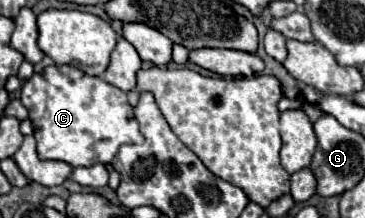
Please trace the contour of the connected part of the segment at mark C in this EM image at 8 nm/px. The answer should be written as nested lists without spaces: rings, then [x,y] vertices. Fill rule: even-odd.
[[[51,65],[27,79],[21,87],[21,103],[29,109],[29,119],[33,123],[33,135],[37,139],[37,151],[41,159],[65,161],[71,167],[89,167],[95,163],[107,165],[119,147],[143,141],[133,109],[127,103],[127,93],[71,65]]]

